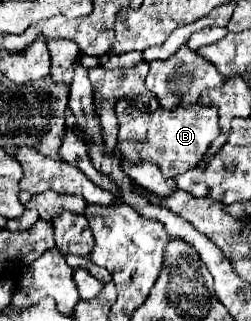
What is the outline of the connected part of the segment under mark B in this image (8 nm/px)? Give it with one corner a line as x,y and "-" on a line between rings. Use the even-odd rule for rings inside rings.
122,99
116,103
116,117
120,121
120,133
118,133
120,155
134,163
138,161
156,163
166,177
176,177
196,167
206,149
210,147
210,143
214,141
214,137
218,137
220,133
218,111
214,111
214,107
202,107
202,105
176,107
176,109
158,107
154,113
146,113

